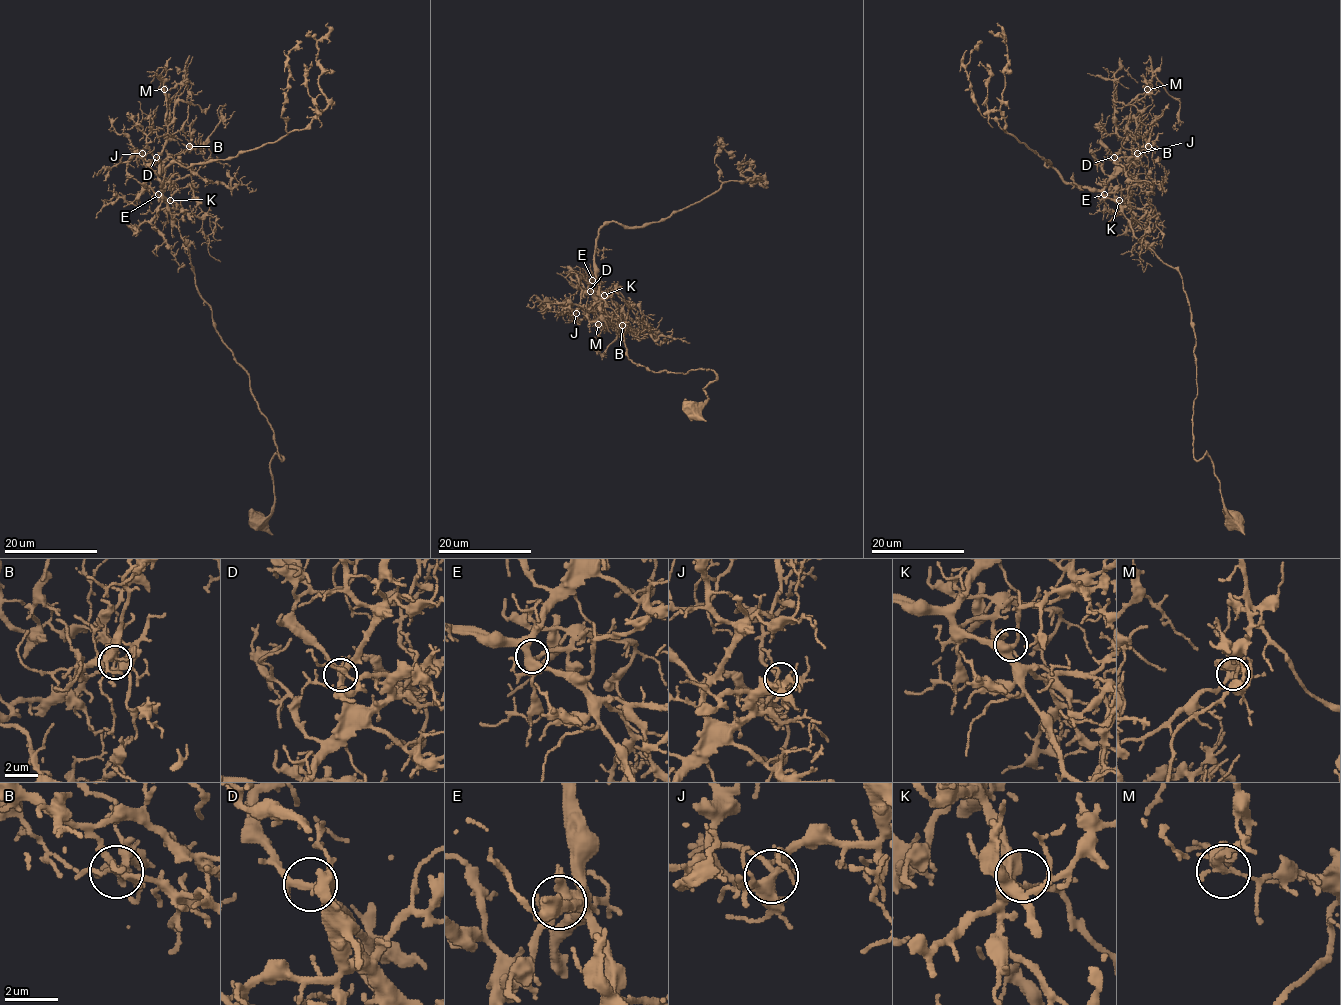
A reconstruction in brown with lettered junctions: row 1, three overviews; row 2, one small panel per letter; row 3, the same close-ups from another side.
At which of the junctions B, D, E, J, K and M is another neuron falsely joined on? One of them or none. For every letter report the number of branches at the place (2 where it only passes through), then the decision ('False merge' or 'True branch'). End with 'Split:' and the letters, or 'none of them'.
B: Branches: 6. True branch
D: Branches: 4. True branch
E: Branches: 4. True branch
J: Branches: 7. True branch
K: Branches: 4. True branch
M: Branches: 4. False merge
Split: M

